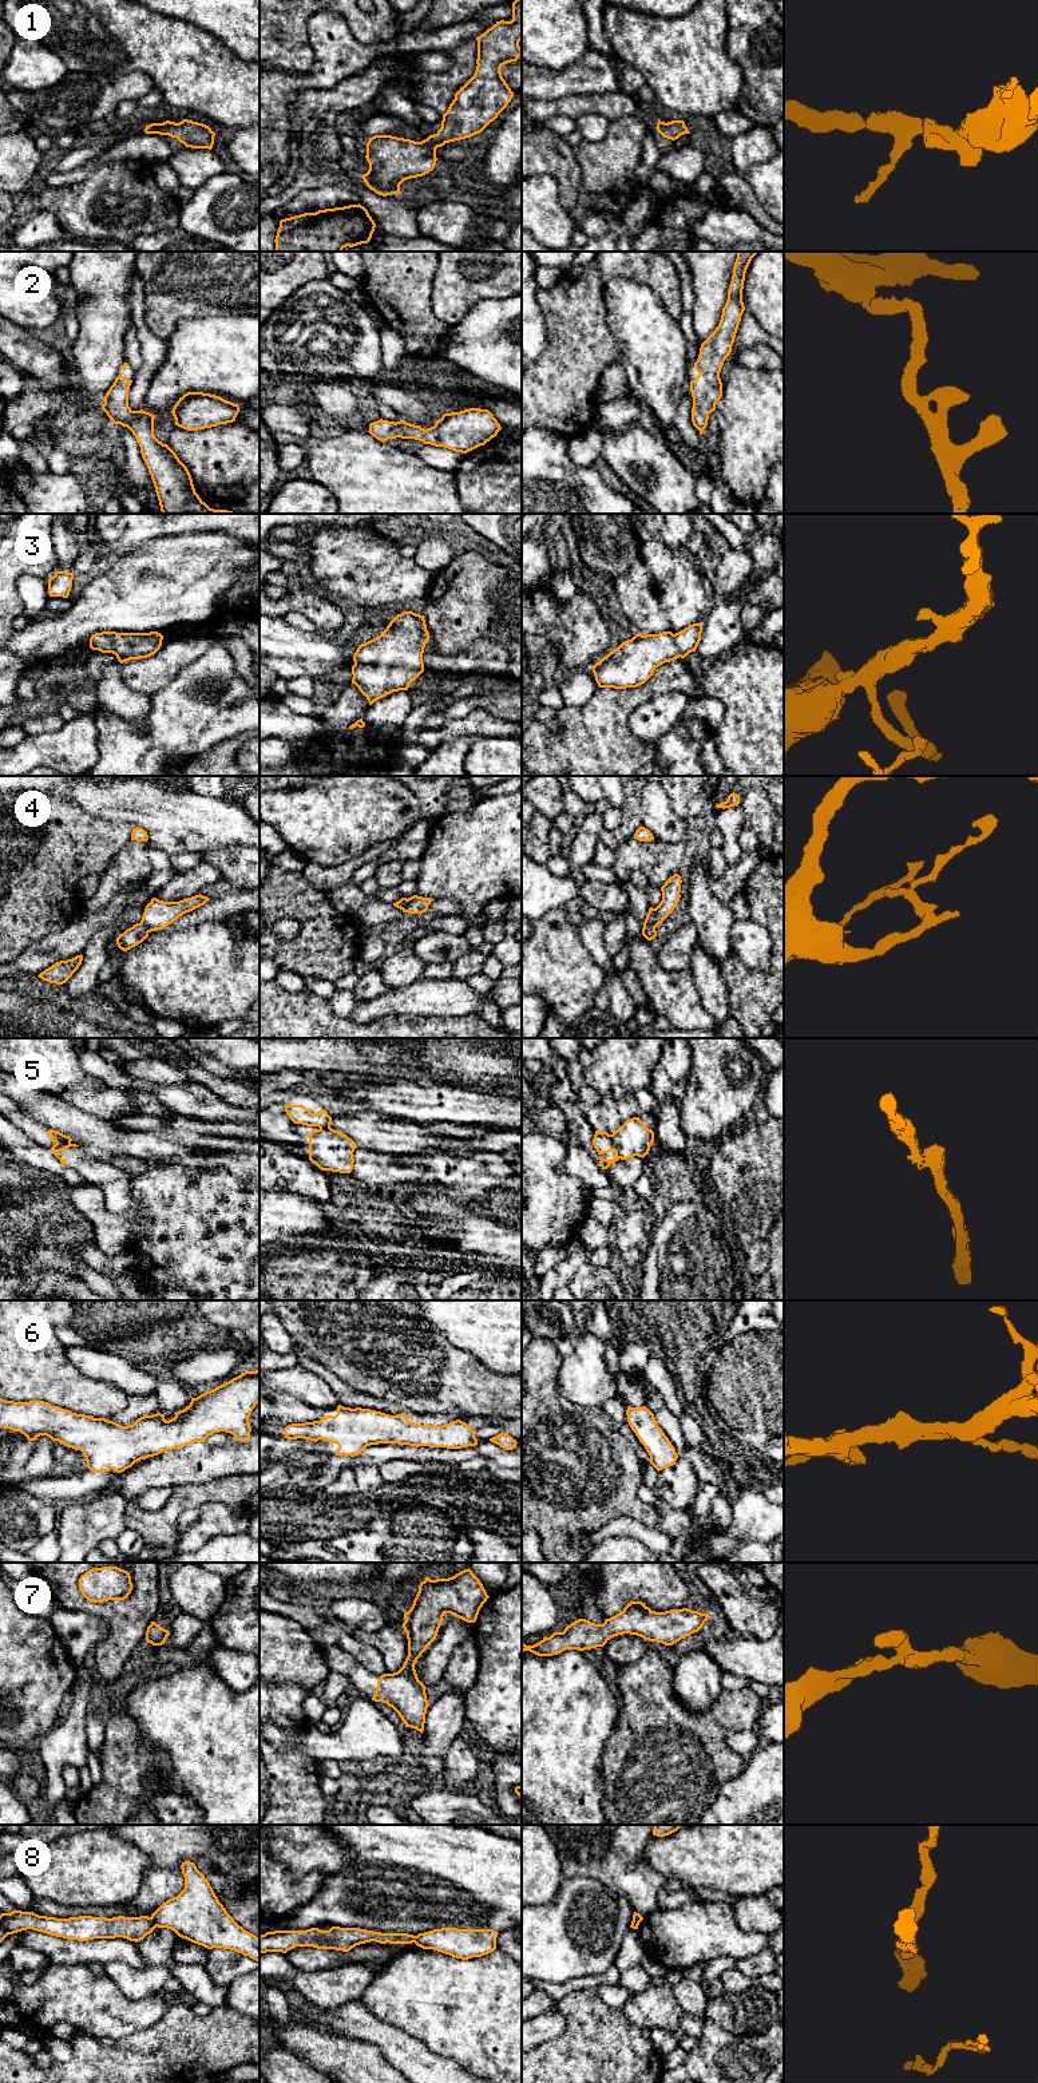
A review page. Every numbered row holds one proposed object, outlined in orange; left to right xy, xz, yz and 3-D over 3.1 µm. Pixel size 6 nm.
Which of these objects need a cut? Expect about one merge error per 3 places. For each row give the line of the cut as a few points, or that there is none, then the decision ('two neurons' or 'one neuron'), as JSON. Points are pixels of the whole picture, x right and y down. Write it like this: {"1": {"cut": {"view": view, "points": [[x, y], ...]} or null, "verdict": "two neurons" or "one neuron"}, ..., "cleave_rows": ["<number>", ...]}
{"1": {"cut": null, "verdict": "one neuron"}, "2": {"cut": null, "verdict": "one neuron"}, "3": {"cut": null, "verdict": "one neuron"}, "4": {"cut": {"view": "yz", "points": [[644, 923], [654, 927]]}, "verdict": "two neurons"}, "5": {"cut": {"view": "yz", "points": [[610, 1135], [619, 1157]]}, "verdict": "two neurons"}, "6": {"cut": null, "verdict": "one neuron"}, "7": {"cut": null, "verdict": "one neuron"}, "8": {"cut": {"view": "xy", "points": [[150, 1917], [157, 1925]]}, "verdict": "two neurons"}, "cleave_rows": ["4", "5", "8"]}

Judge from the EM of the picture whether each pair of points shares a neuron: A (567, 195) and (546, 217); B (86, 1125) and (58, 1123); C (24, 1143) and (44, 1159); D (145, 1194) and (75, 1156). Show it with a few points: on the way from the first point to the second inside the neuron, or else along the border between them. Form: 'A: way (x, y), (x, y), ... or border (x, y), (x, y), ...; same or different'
A: border (543, 175), (557, 182), (559, 204), (569, 213); different
B: way (79, 1125), (64, 1123); same
C: way (30, 1148), (39, 1156); same
D: border (130, 1175), (130, 1195), (147, 1212); different

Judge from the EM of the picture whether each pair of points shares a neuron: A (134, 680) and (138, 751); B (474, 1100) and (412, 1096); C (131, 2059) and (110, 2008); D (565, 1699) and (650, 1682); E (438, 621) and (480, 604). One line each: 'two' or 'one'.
A: two
B: one
C: two
D: two
E: one

